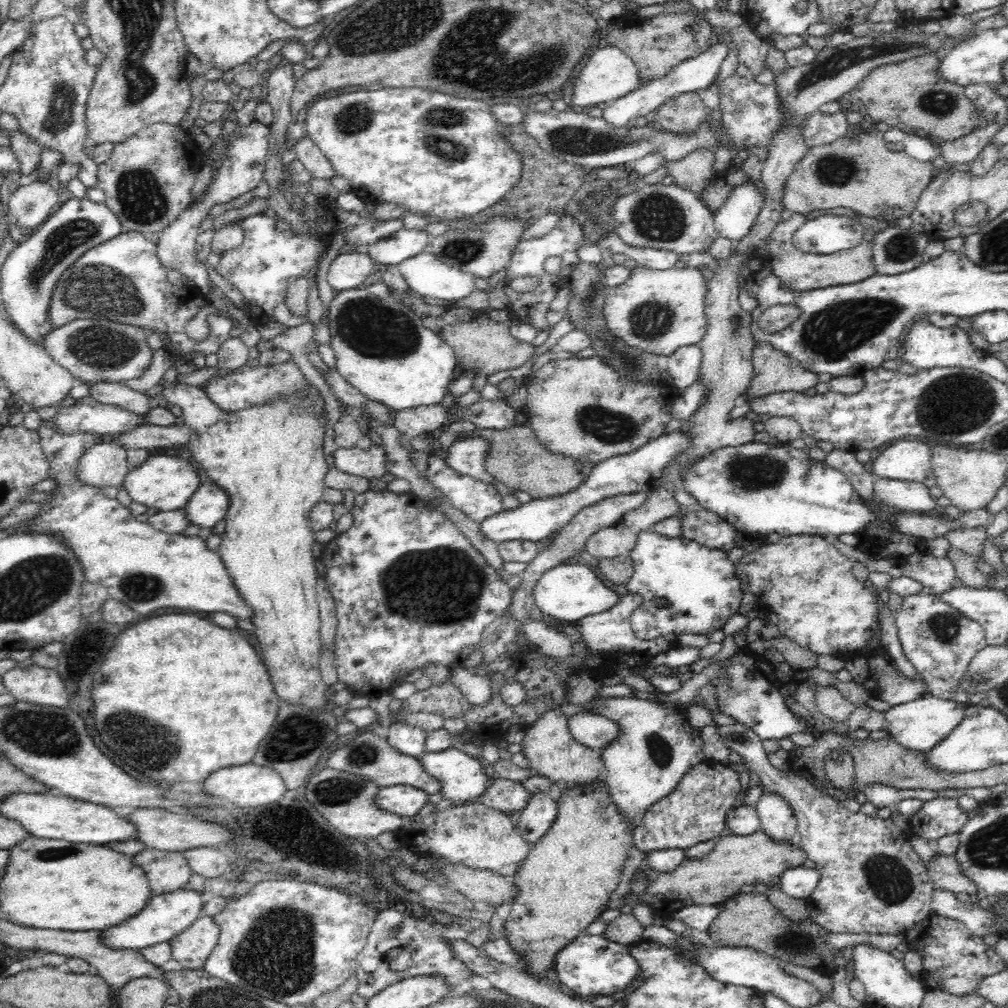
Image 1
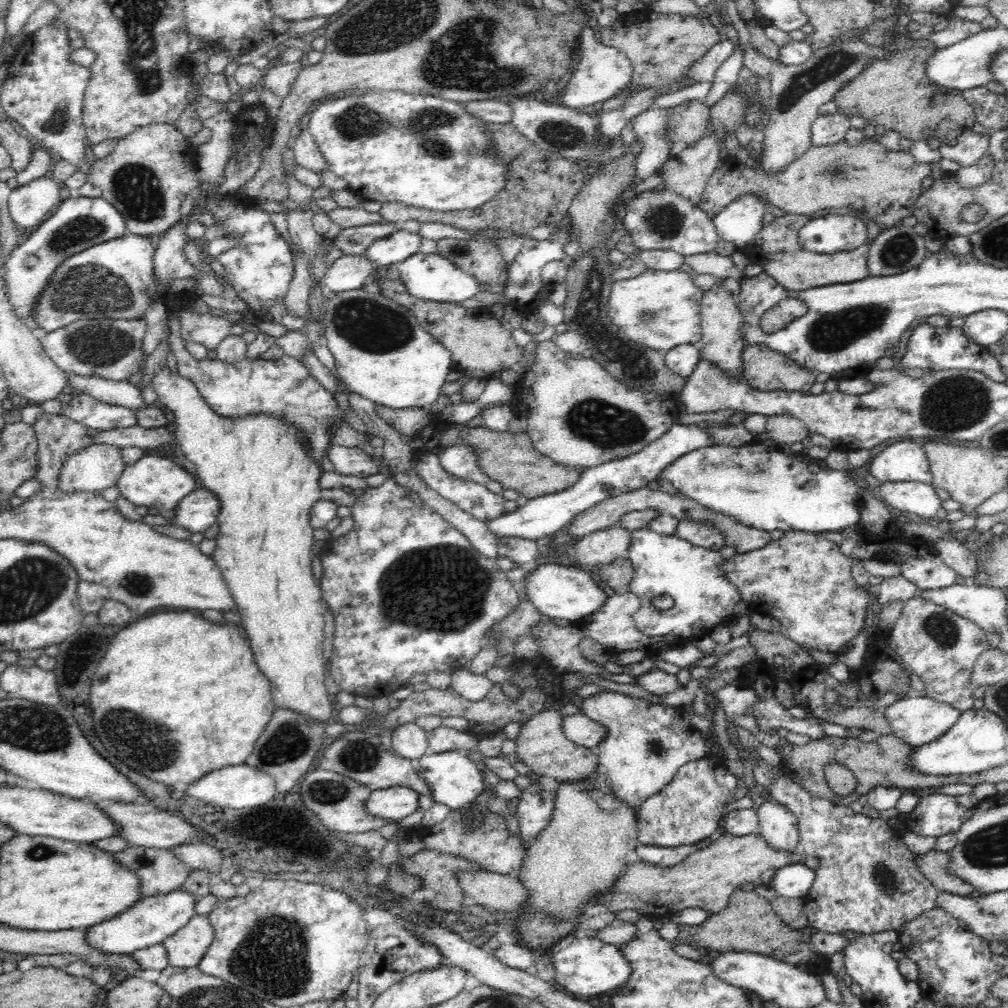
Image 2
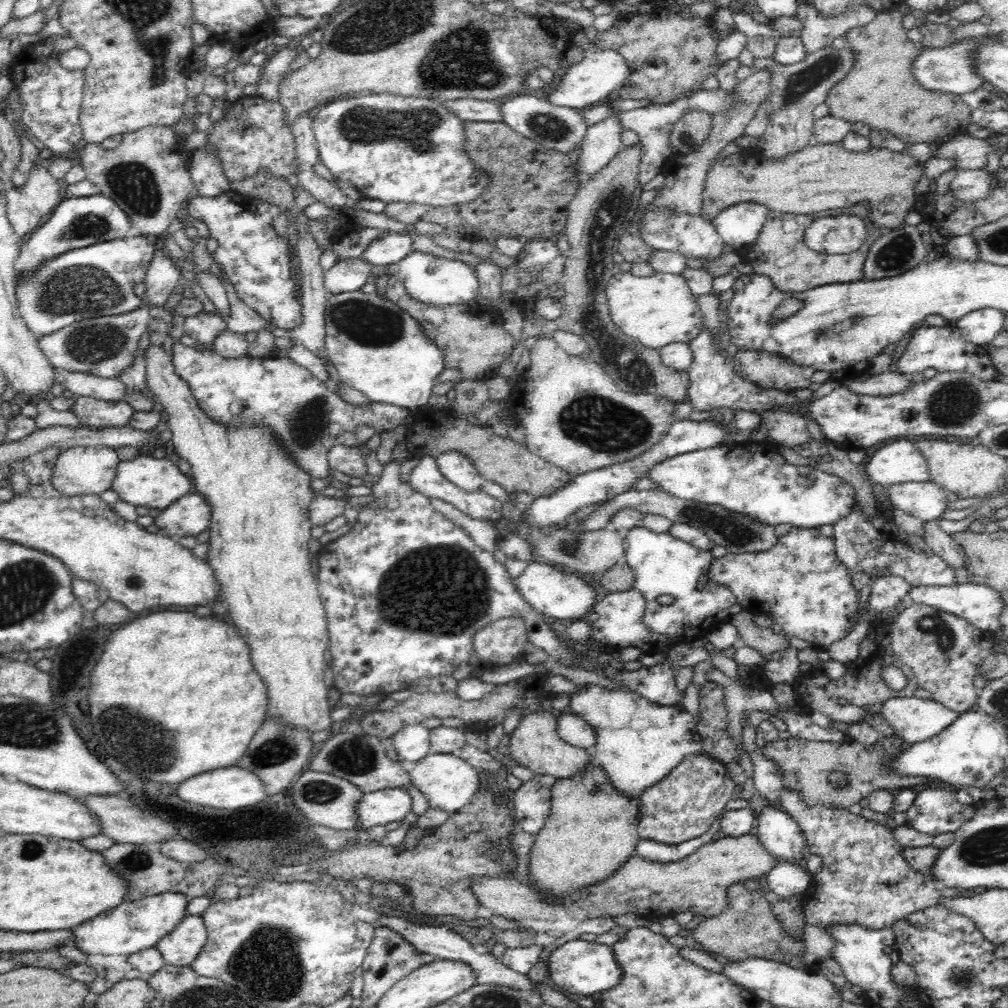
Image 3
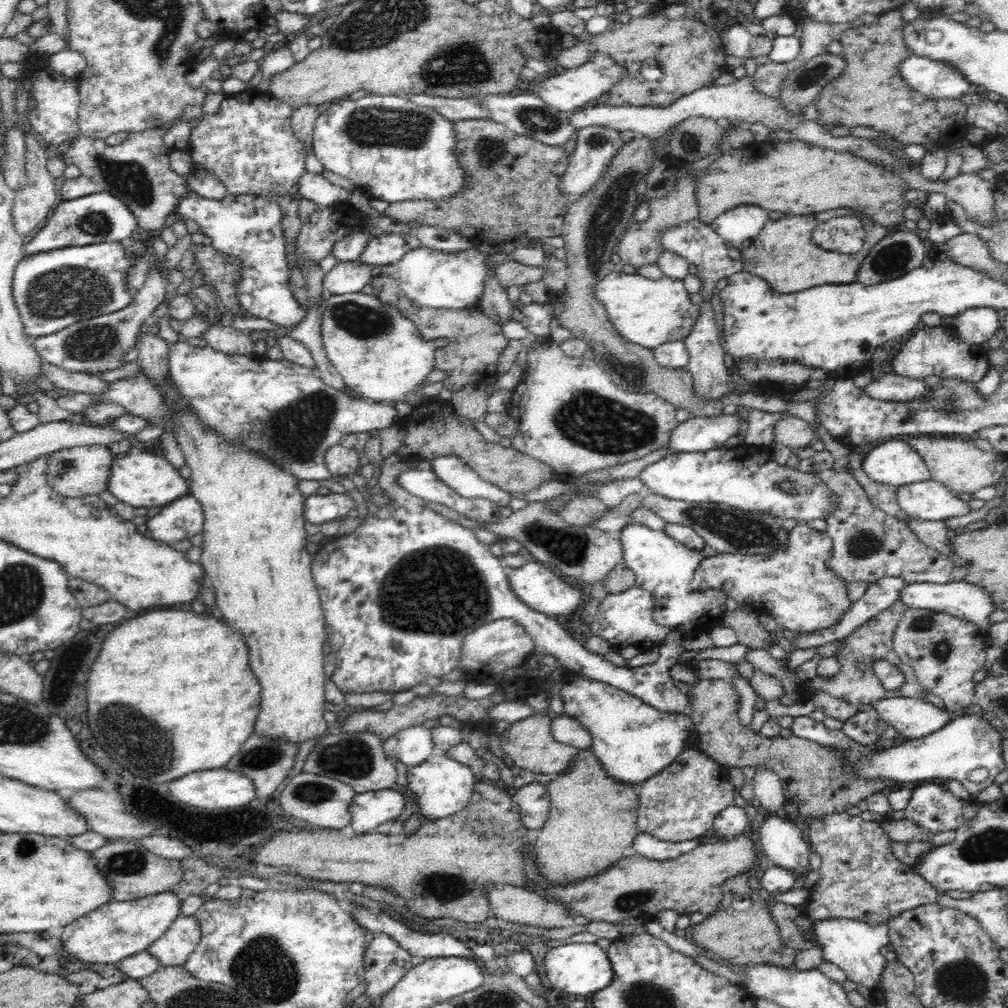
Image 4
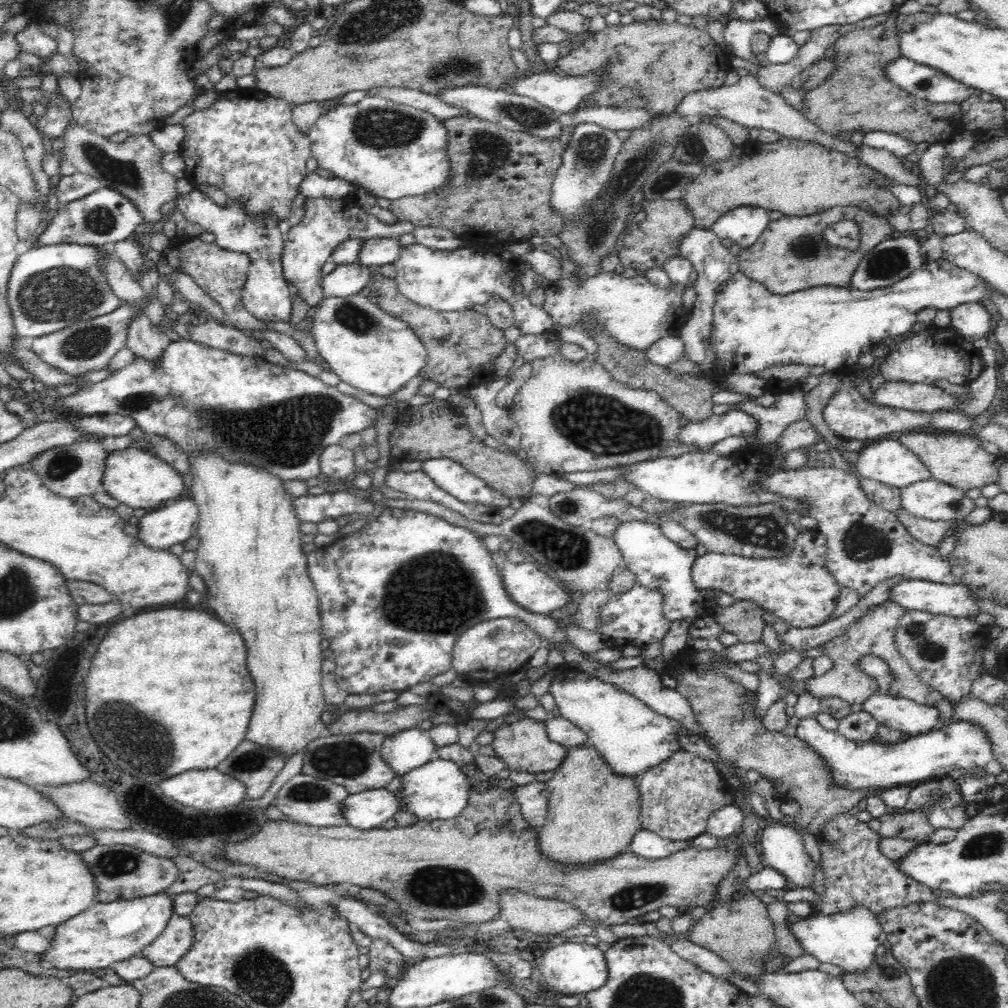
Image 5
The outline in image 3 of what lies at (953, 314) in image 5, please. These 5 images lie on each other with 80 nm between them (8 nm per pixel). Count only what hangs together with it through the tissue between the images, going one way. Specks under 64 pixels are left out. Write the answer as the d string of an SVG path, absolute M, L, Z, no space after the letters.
M983 308L966 314L955 321L955 326L960 331L961 337L970 344L985 346L990 344L993 338L1004 326L1004 315L1001 310L995 308Z

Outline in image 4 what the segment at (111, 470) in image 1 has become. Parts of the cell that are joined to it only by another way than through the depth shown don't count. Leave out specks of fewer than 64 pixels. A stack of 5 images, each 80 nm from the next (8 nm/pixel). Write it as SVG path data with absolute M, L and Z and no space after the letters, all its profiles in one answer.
M103 445L76 446L50 453L46 462L45 477L56 493L67 498L81 498L99 495L107 489L110 470L114 464L114 454Z

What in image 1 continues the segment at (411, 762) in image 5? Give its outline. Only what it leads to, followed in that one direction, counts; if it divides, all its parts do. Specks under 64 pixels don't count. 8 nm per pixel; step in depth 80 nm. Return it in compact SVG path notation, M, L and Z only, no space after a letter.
M393 723L388 729L387 741L402 754L419 758L424 753L427 732L410 724Z

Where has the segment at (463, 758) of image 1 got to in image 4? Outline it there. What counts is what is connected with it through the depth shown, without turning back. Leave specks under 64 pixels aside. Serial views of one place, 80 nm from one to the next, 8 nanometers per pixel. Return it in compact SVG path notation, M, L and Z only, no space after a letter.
M445 755L431 756L428 760L407 768L407 787L418 802L418 816L425 818L440 819L466 808L478 779L480 777L474 774L469 766Z

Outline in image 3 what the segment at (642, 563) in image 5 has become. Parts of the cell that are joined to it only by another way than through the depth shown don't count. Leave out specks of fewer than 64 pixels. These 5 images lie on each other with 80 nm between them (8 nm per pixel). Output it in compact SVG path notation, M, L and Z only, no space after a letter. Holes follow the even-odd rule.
M634 527L623 533L627 547L625 550L624 560L629 564L635 575L633 588L642 593L646 601L646 612L642 621L646 623L646 627L650 627L652 631L665 634L668 637L686 636L686 638L699 639L706 637L718 625L728 623L730 616L729 608L736 604L734 593L726 586L718 585L718 583L710 582L702 589L698 589L700 576L706 576L710 566L715 560L710 551L694 548L690 543L674 538L669 532L656 534L654 531L644 527ZM658 596L674 596L674 601L669 605L660 605Z

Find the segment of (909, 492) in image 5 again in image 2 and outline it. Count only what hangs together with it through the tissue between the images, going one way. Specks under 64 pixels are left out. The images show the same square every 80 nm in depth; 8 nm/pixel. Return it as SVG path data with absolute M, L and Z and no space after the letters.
M884 482L880 484L879 498L898 512L909 512L924 521L935 521L942 500L932 484L925 482Z

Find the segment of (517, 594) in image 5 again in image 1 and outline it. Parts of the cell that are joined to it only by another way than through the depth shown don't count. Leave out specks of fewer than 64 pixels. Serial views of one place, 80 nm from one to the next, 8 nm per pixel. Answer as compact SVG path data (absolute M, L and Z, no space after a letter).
M574 561L554 566L542 574L532 593L534 604L540 608L541 614L564 621L566 625L586 616L609 611L621 597L614 589L607 588L591 568Z

